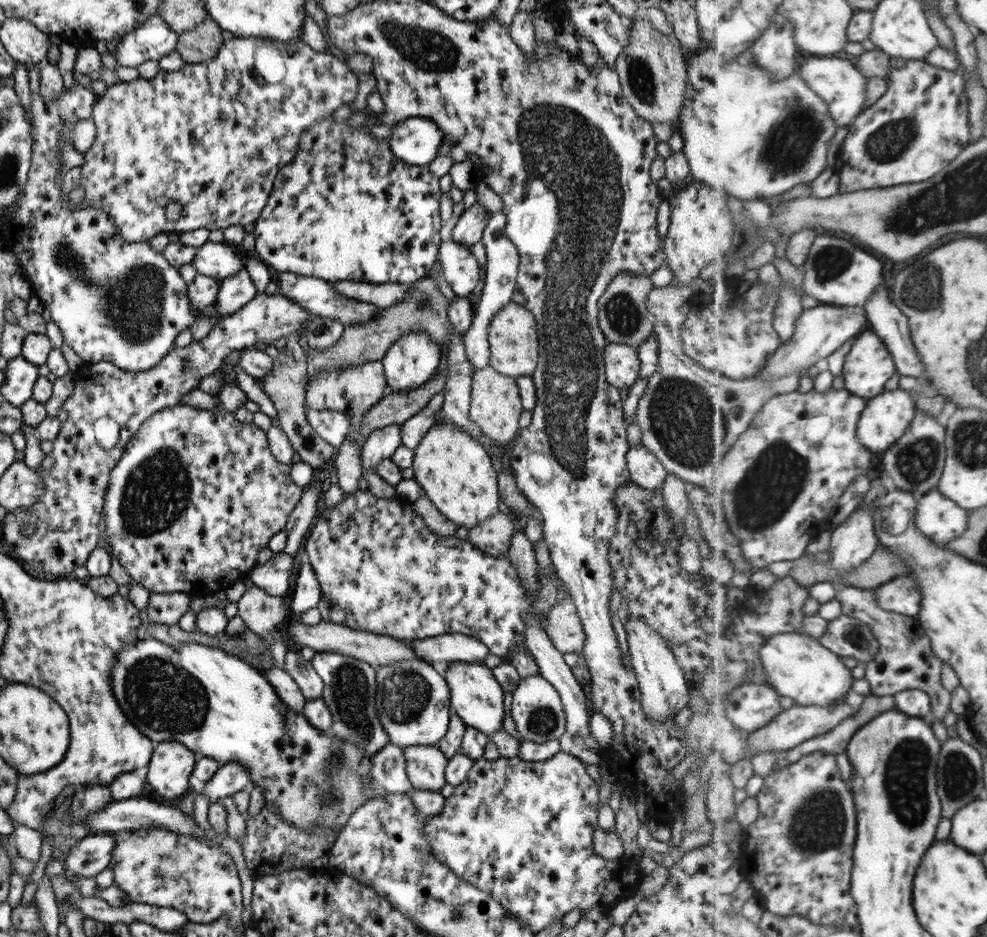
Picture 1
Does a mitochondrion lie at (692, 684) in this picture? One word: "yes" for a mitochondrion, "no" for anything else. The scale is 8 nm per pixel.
no

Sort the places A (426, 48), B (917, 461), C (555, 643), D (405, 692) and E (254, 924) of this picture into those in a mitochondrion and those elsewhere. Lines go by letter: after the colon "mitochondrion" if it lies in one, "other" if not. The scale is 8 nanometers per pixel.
A: mitochondrion
B: mitochondrion
C: other
D: mitochondrion
E: other

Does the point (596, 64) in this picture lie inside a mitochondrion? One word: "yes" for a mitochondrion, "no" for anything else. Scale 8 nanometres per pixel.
no

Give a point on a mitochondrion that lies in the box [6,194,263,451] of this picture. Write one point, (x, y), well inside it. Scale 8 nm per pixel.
(132, 301)

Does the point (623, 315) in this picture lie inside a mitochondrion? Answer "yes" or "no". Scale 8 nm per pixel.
yes

